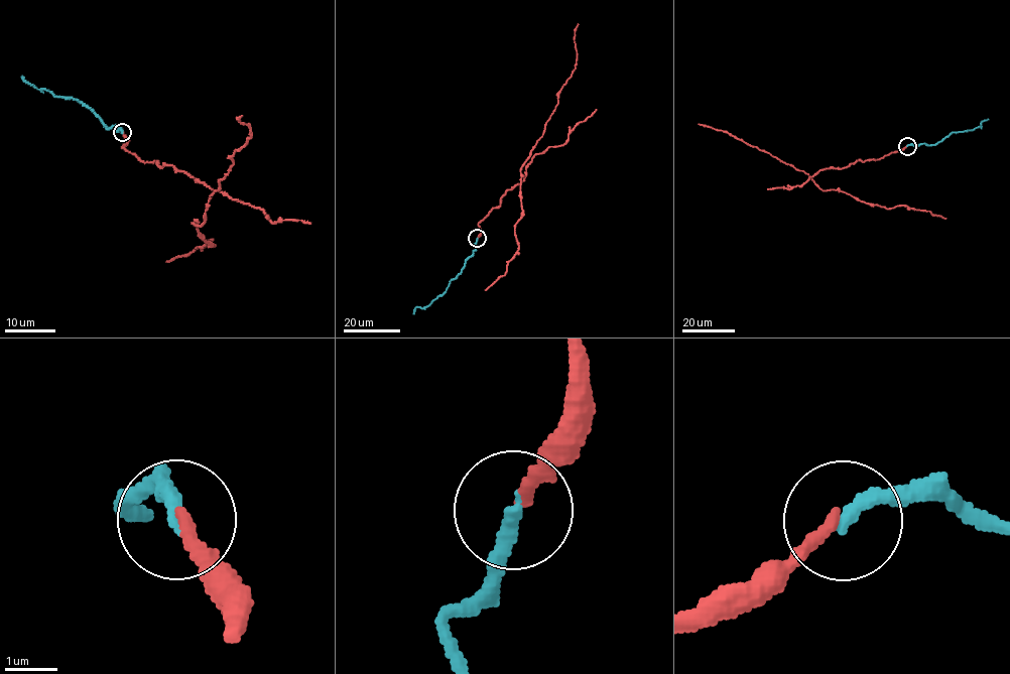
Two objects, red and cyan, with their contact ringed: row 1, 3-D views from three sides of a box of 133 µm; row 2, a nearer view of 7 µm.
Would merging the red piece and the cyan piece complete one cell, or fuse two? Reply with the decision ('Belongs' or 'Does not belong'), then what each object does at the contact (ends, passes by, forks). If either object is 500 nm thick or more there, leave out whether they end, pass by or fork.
Belongs. At the ring red ends. At the ring cyan ends

